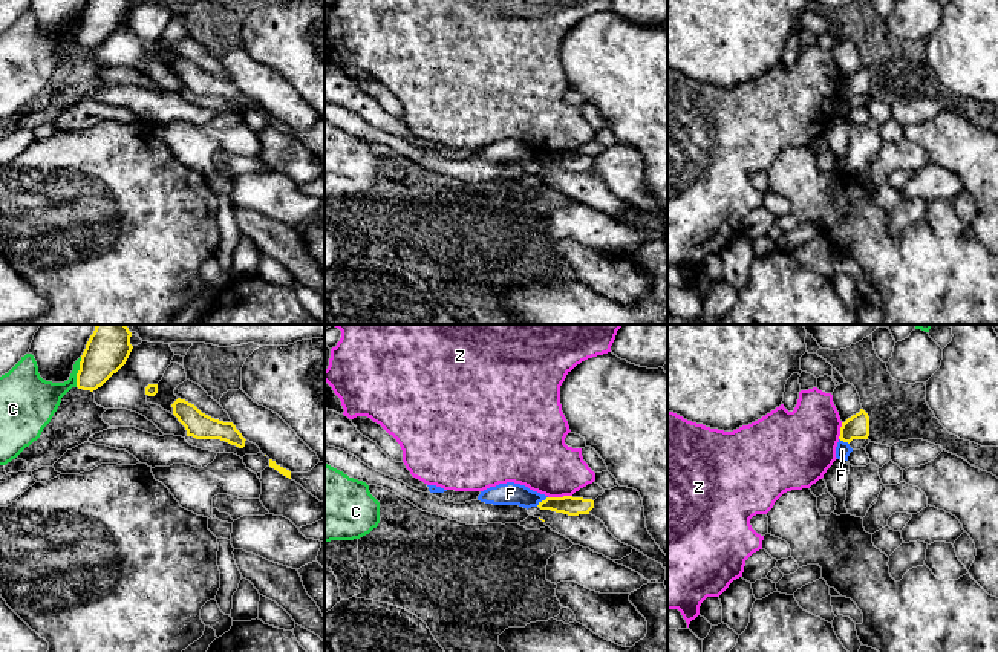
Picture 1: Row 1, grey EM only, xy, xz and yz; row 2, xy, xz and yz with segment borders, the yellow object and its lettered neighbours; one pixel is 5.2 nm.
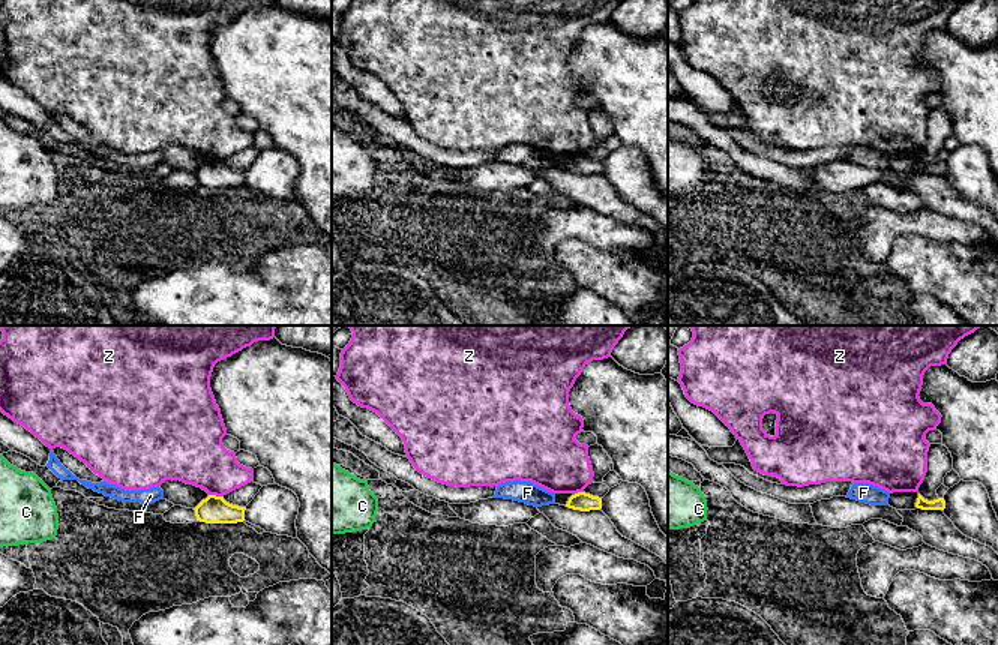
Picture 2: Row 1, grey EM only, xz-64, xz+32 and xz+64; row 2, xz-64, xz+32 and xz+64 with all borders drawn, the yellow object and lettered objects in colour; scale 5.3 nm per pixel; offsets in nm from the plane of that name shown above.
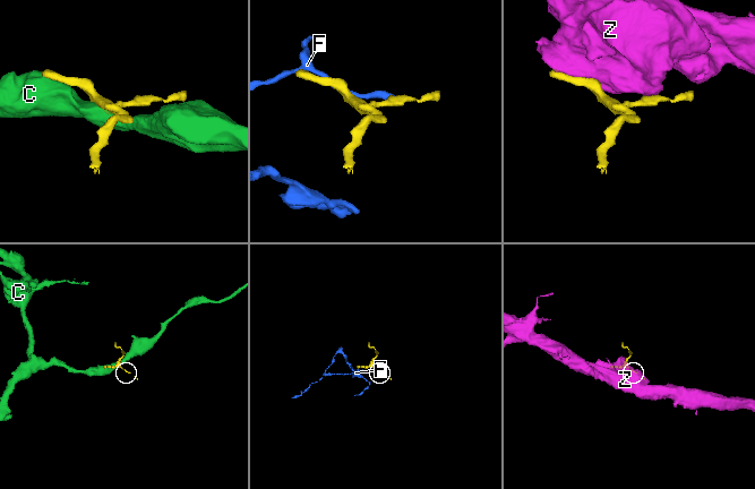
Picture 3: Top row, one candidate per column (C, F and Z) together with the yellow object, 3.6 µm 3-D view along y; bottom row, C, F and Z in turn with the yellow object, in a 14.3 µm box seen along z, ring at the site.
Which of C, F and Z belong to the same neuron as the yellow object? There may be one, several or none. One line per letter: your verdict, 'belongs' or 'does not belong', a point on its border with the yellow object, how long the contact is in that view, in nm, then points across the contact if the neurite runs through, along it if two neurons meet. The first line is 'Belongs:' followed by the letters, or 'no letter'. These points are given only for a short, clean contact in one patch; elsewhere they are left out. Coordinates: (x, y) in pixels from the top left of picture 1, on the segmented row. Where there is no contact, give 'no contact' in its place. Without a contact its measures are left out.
Belongs: no letter
C: does not belong | xy (78, 372) | 160 nm
F: does not belong | xz (542, 501) | 80 nm | along xz (547, 496), (536, 505)
Z: does not belong | xz (559, 498) | 130 nm

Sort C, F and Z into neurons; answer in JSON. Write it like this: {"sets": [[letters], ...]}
{"sets": [["C"], ["F"], ["Z"]]}

